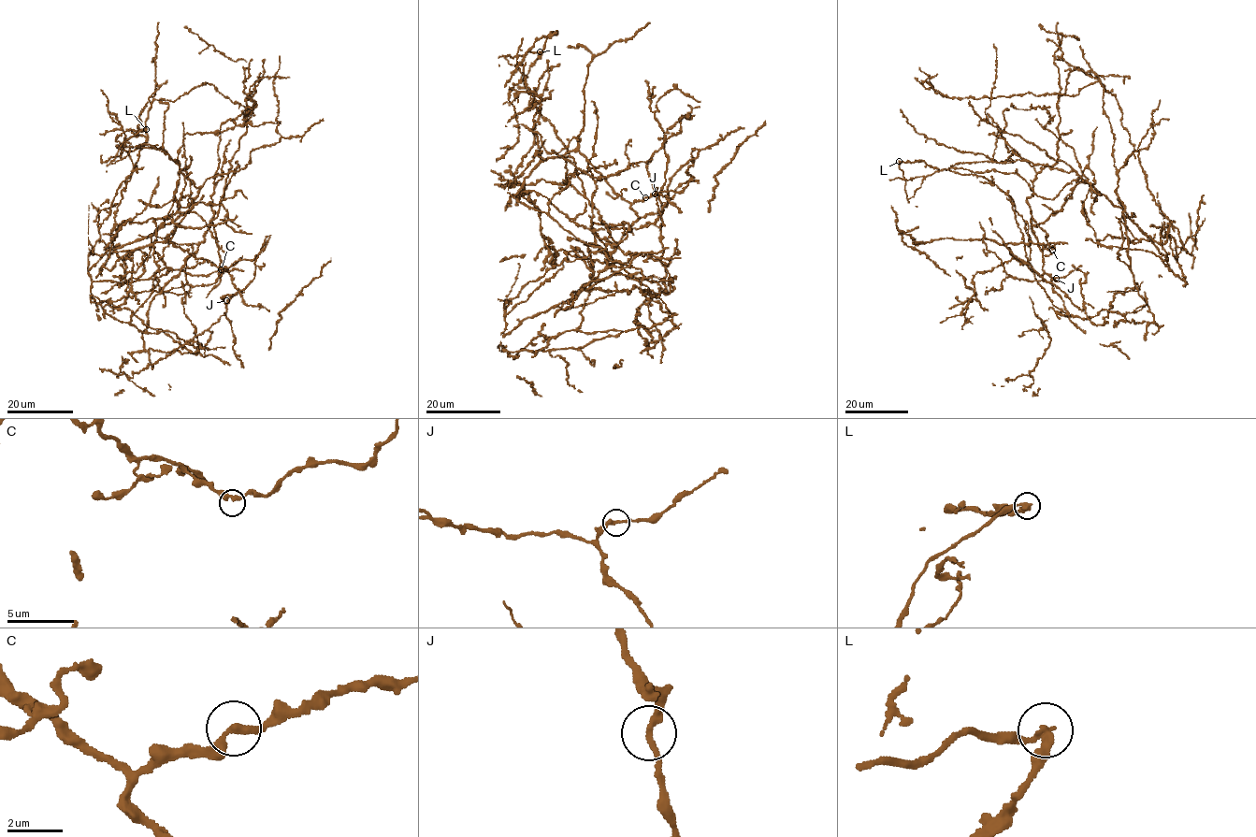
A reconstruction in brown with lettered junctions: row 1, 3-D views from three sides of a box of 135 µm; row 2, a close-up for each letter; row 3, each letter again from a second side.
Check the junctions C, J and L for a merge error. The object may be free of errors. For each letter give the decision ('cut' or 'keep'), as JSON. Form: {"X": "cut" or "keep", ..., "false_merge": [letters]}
{"C": "keep", "J": "keep", "L": "cut", "false_merge": ["L"]}

